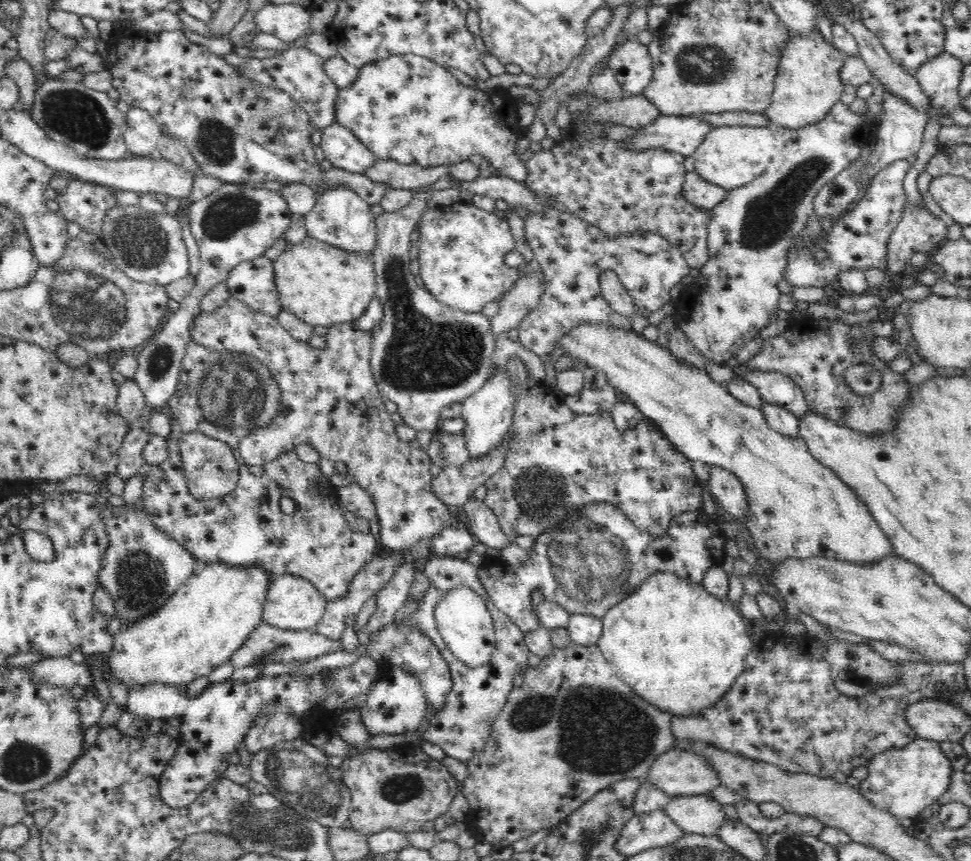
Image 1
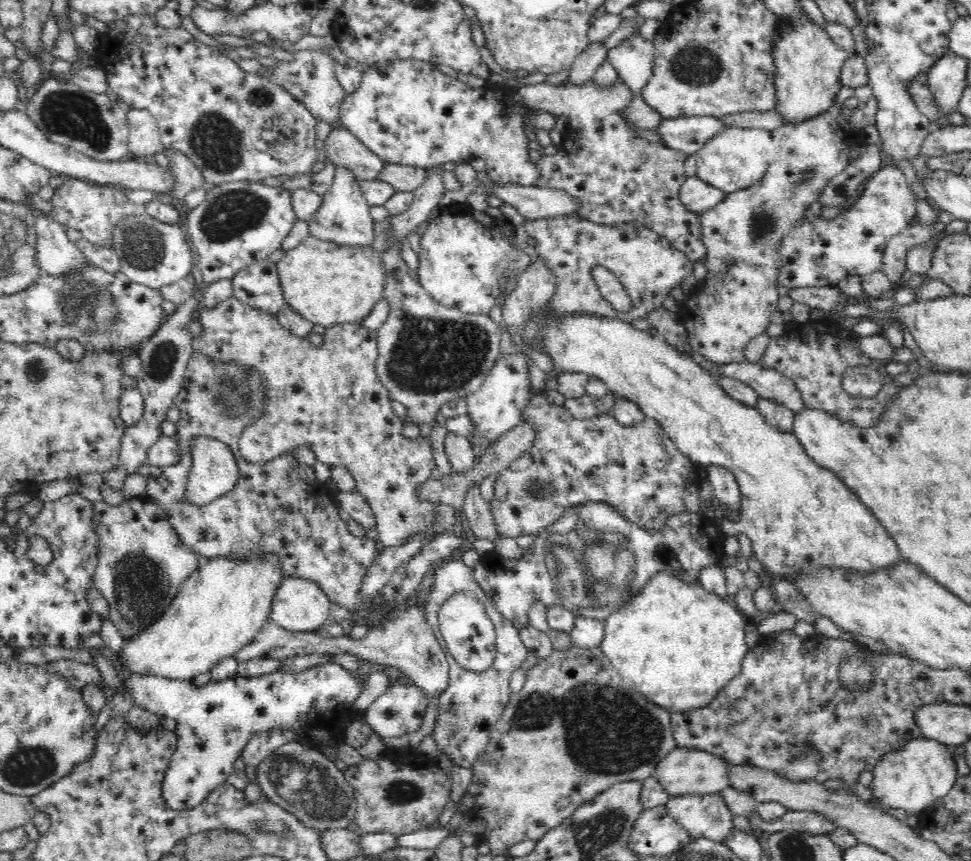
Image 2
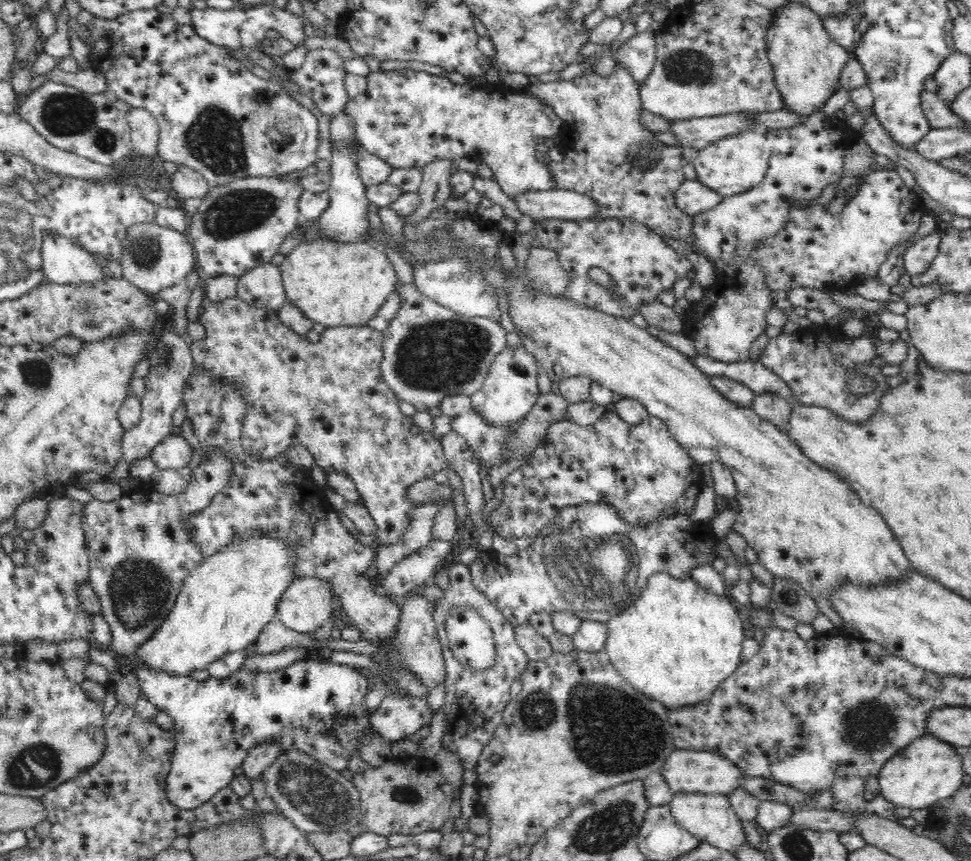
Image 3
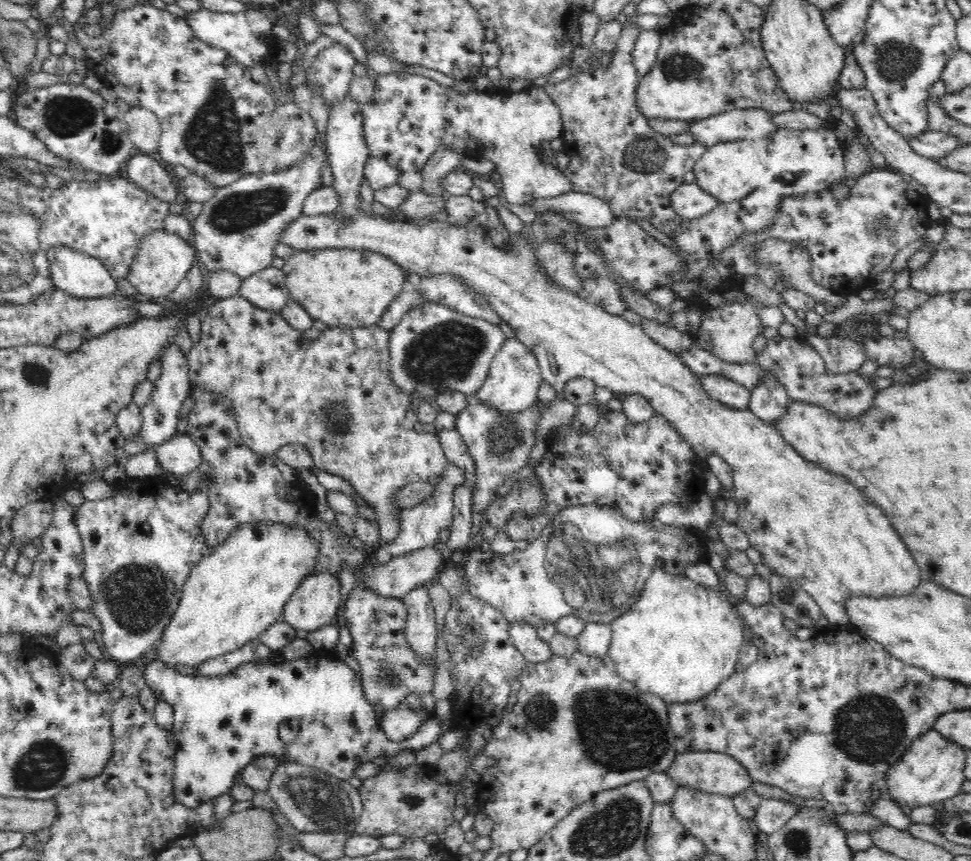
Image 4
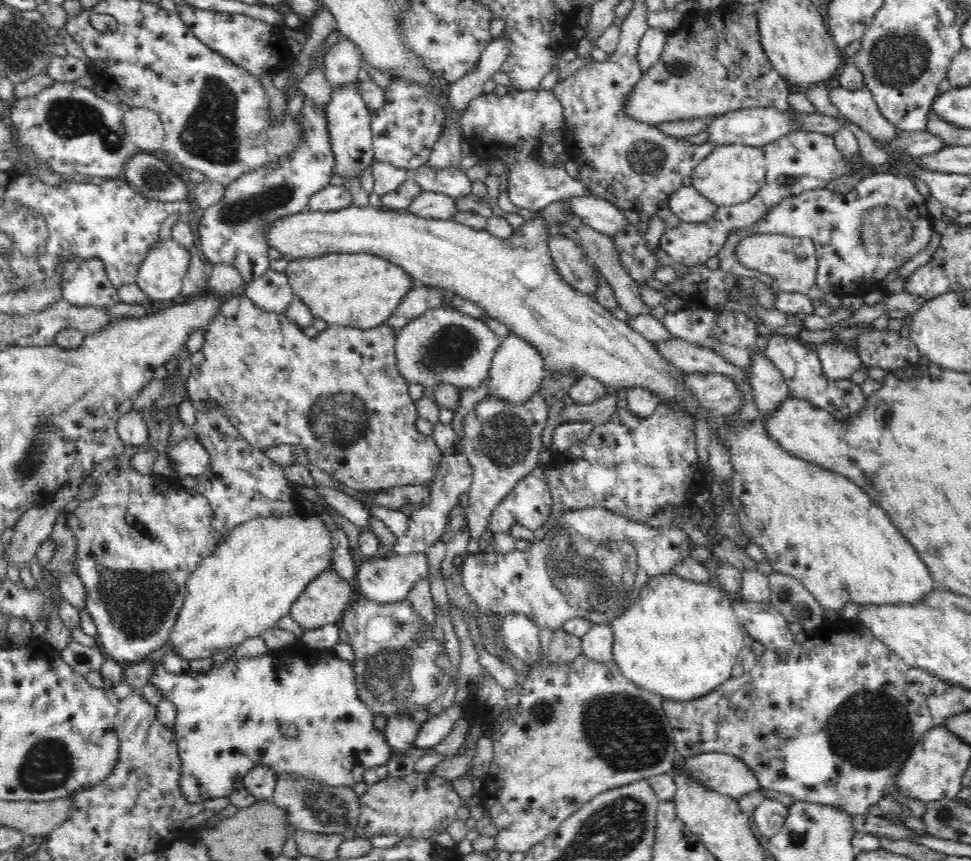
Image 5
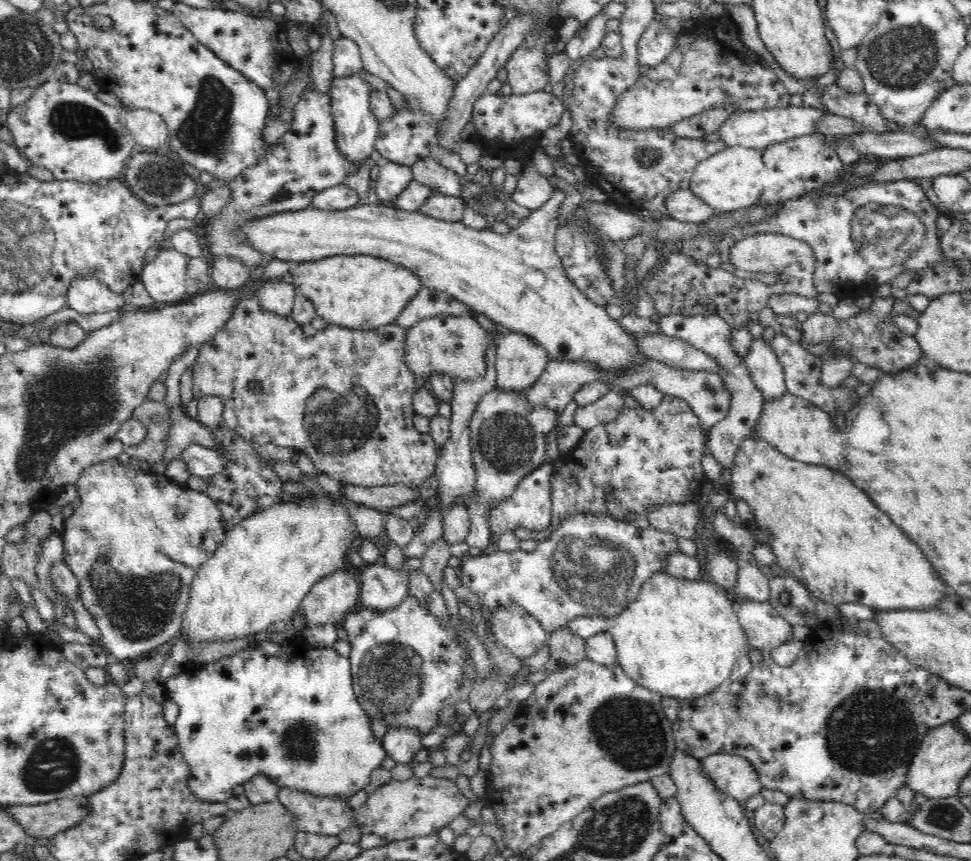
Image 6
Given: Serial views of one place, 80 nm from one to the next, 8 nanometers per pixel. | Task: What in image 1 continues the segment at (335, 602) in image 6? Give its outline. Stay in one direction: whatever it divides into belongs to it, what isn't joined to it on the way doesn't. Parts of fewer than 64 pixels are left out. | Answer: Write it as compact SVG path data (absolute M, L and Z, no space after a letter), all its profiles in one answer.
M285 574L272 578L262 601L262 623L283 630L313 630L322 620L326 601L316 587L301 576Z

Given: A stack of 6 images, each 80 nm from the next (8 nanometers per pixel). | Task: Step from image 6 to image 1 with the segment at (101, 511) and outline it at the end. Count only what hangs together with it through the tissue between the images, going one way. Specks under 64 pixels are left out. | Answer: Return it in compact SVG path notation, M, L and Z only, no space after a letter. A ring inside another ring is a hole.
M184 431L179 438L178 452L190 495L197 500L221 498L232 492L238 485L239 466L235 461L234 451L228 443L198 431ZM140 499L132 506L104 504L103 518L110 536L110 546L103 560L100 584L116 599L115 616L121 618L122 625L130 624L166 604L174 591L196 572L197 567L190 553L179 542L170 539L150 523L142 511Z

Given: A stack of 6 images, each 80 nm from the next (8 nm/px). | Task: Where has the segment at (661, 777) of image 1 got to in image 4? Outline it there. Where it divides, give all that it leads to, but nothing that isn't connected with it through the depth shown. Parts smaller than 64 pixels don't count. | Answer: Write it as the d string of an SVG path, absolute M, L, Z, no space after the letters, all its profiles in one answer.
M676 752L671 761L672 764L668 766L665 774L678 787L682 786L698 792L731 797L737 792L748 788L752 782L749 777L750 773L738 763L738 760L734 760L731 756L722 752Z

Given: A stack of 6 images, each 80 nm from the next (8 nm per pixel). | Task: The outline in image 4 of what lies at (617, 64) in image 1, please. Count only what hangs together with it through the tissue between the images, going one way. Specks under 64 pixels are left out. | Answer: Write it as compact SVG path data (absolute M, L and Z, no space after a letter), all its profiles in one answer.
M656 29L641 30L636 36L636 44L629 55L639 80L645 78L655 64L660 46L660 33Z

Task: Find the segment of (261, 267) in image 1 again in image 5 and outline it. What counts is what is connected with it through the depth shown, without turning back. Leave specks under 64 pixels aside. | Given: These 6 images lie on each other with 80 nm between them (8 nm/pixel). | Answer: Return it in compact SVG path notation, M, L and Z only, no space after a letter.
M268 269L240 292L258 308L268 312L284 313L294 292L285 272Z

